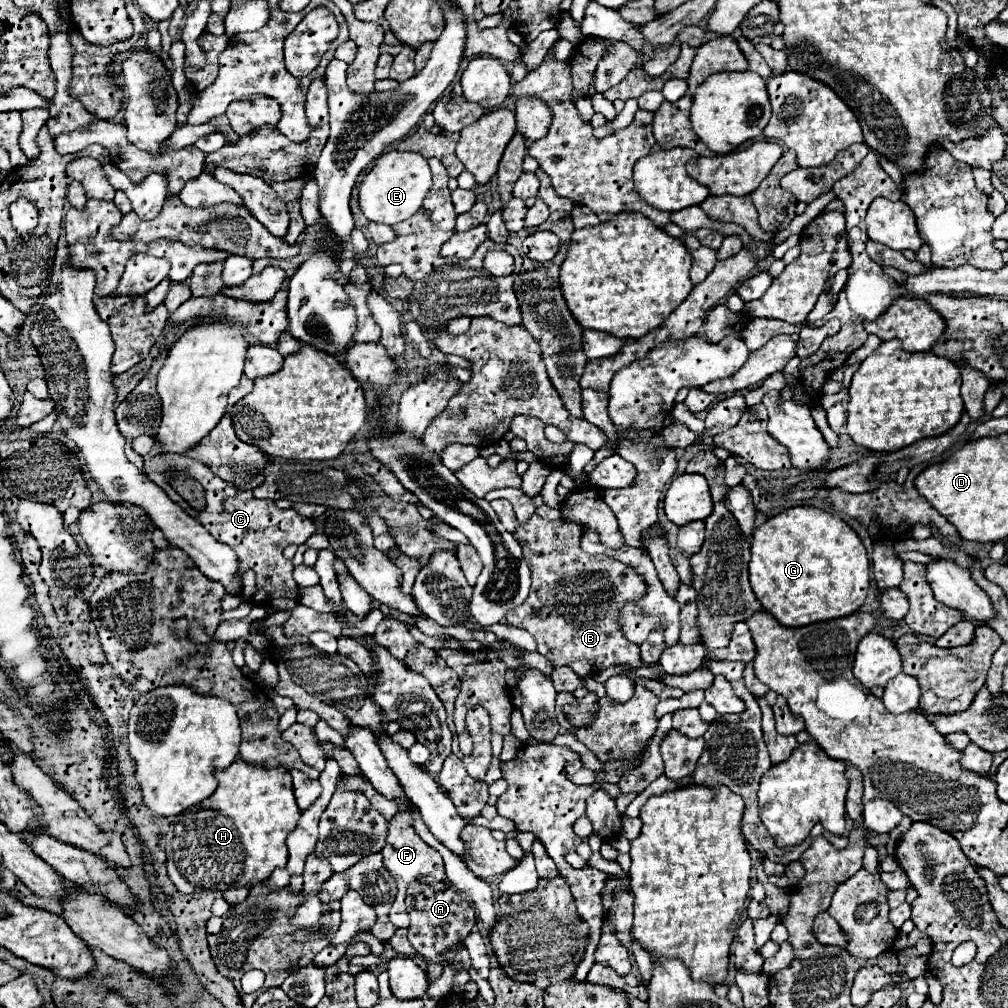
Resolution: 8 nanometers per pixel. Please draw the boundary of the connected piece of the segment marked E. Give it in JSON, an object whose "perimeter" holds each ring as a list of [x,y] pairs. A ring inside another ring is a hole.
{"perimeter":[[[394,149],[384,153],[376,161],[376,165],[368,171],[368,175],[362,179],[360,209],[374,223],[396,225],[404,219],[410,219],[420,209],[430,187],[432,187],[432,173],[430,173],[428,161],[420,153]]]}

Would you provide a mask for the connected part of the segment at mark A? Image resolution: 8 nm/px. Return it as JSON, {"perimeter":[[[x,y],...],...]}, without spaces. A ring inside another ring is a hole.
{"perimeter":[[[432,877],[416,879],[414,883],[408,885],[406,907],[408,907],[408,917],[410,917],[408,941],[416,949],[416,953],[428,961],[426,973],[428,973],[428,981],[432,983],[442,975],[444,957],[448,955],[448,951],[452,951],[452,947],[460,945],[464,937],[472,933],[476,925],[474,909],[458,891],[454,891],[446,883],[436,883],[436,879]]]}

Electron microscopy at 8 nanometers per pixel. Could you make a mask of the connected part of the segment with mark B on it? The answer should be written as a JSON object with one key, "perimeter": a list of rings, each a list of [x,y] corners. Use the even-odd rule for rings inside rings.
{"perimeter":[[[532,515],[526,523],[518,525],[514,537],[520,543],[524,559],[528,561],[528,567],[532,571],[532,591],[528,599],[520,607],[516,607],[516,611],[524,611],[524,617],[510,615],[510,619],[520,619],[520,627],[532,627],[532,637],[538,645],[538,653],[548,657],[554,667],[568,665],[578,675],[592,675],[594,671],[602,671],[622,663],[632,667],[646,667],[646,663],[640,659],[640,647],[624,637],[618,621],[618,613],[622,611],[622,607],[626,603],[640,601],[648,591],[648,585],[640,573],[606,555],[584,553],[578,545],[578,539],[572,539],[572,523],[560,523],[560,519],[548,521]]]}

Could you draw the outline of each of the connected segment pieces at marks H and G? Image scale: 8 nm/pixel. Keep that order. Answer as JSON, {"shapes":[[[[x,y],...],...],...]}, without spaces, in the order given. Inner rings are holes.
{"shapes":[[[[236,759],[214,777],[218,781],[214,795],[196,809],[180,813],[164,837],[168,877],[180,893],[224,893],[232,887],[254,887],[266,881],[276,867],[286,867],[286,837],[302,815],[284,767],[264,769]]],[[[790,507],[754,531],[750,585],[780,625],[804,627],[858,611],[870,587],[870,561],[856,531],[840,517],[816,507]]]]}

